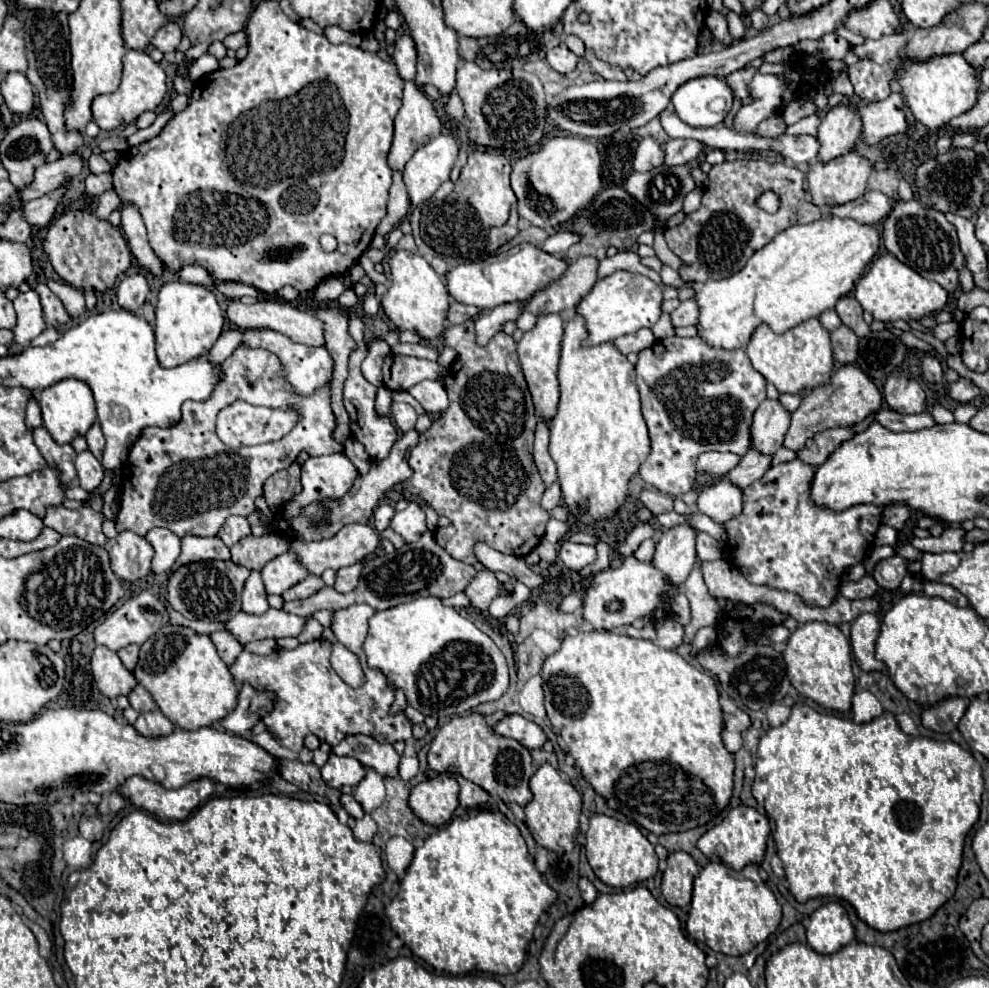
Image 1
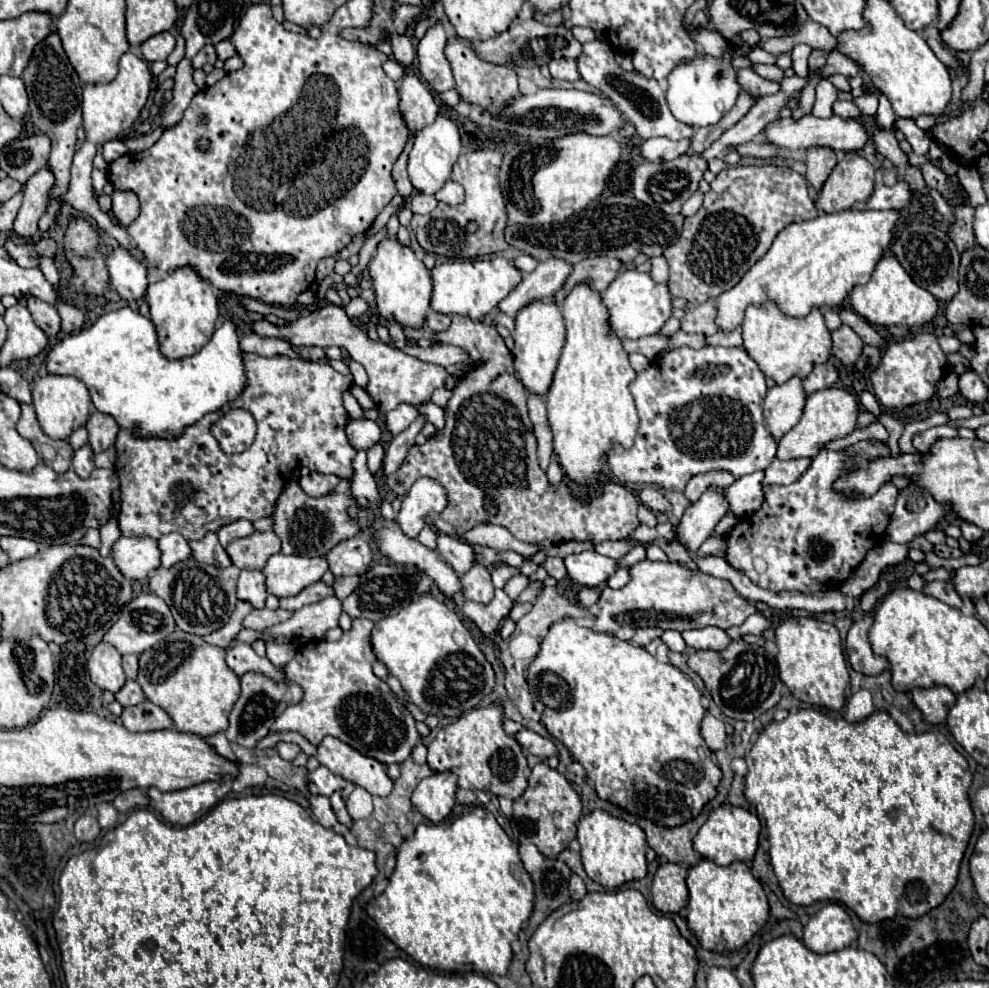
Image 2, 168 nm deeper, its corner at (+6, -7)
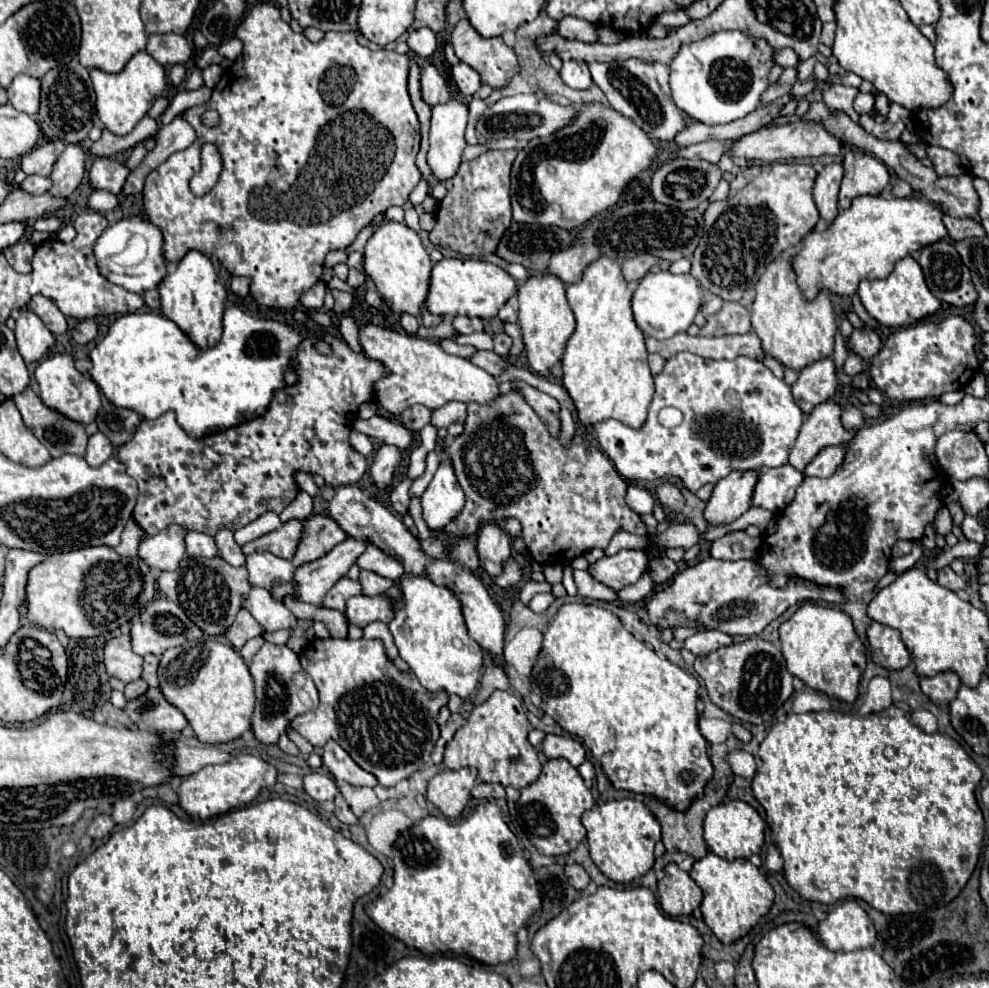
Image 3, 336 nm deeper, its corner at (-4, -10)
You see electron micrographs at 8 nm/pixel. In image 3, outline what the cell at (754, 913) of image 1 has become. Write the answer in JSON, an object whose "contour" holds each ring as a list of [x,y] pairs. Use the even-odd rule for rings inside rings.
{"contour":[[[708,852],[704,858],[694,862],[690,870],[690,878],[704,892],[704,900],[700,904],[702,918],[722,944],[732,944],[738,938],[742,938],[754,924],[758,924],[758,920],[764,914],[768,914],[774,900],[772,886],[760,874],[760,870],[746,858],[728,862],[726,858]]]}

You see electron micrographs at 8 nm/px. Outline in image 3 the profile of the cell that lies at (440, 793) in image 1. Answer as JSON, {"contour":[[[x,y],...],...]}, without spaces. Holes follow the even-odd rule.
{"contour":[[[470,768],[442,770],[428,782],[428,800],[442,810],[444,816],[456,818],[470,800],[470,790],[478,780],[478,772]]]}

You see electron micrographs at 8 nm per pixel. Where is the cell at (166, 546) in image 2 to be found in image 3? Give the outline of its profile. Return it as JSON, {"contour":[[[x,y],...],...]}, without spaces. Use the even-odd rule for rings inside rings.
{"contour":[[[188,532],[186,534],[186,552],[188,556],[204,556],[204,558],[214,558],[218,554],[216,542],[212,536],[202,534],[202,532]]]}

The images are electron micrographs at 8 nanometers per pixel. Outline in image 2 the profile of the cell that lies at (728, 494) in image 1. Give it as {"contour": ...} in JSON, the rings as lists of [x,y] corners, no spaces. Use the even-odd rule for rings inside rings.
{"contour":[[[764,471],[742,475],[724,491],[730,515],[746,519],[748,515],[760,509],[762,499],[764,499],[762,497],[762,477],[764,477]]]}

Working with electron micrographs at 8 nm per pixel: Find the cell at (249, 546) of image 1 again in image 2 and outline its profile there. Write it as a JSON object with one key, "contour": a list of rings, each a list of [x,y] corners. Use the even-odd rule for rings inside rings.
{"contour":[[[254,531],[250,537],[242,537],[232,541],[226,547],[226,553],[230,555],[232,563],[240,569],[264,569],[270,555],[280,551],[280,539],[274,531]]]}

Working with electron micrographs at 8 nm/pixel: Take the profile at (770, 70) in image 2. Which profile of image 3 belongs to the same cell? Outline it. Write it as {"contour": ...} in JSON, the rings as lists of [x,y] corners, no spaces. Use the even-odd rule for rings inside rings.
{"contour":[[[798,80],[798,82],[794,84],[794,88],[792,88],[792,94],[794,94],[796,98],[804,98],[804,96],[810,98],[810,96],[814,94],[814,86],[816,86],[814,82],[800,82],[800,80]]]}

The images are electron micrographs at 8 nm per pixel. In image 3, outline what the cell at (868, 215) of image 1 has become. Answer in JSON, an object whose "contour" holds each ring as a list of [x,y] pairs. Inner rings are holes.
{"contour":[[[928,146],[928,158],[932,160],[932,166],[940,176],[964,174],[960,158],[950,150],[944,150],[944,148],[938,148],[938,146]]]}

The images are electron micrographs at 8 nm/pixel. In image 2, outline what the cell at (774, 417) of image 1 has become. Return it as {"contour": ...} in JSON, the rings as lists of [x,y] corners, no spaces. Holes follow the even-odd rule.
{"contour":[[[798,377],[768,389],[764,399],[764,425],[776,441],[780,441],[782,435],[800,421],[804,401],[806,395],[802,391],[802,379]]]}

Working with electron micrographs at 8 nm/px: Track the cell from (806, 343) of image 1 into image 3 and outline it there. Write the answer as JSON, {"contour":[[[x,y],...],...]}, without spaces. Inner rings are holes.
{"contour":[[[780,254],[756,284],[756,298],[752,304],[752,330],[762,340],[762,348],[768,356],[792,370],[802,370],[808,364],[828,358],[834,352],[834,336],[838,332],[836,314],[832,302],[824,290],[814,300],[804,298],[796,284],[792,268],[792,256]]]}

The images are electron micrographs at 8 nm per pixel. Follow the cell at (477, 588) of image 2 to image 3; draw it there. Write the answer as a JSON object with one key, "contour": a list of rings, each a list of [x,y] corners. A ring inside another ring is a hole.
{"contour":[[[482,524],[476,534],[478,554],[482,568],[488,572],[488,576],[496,578],[502,572],[504,560],[512,554],[512,538],[496,524]]]}

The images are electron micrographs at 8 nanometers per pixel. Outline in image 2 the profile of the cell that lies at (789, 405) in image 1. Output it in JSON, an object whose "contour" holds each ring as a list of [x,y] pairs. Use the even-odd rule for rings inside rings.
{"contour":[[[824,363],[824,365],[816,365],[814,371],[804,379],[804,393],[810,395],[814,391],[832,387],[838,379],[838,371],[834,369],[832,363]]]}

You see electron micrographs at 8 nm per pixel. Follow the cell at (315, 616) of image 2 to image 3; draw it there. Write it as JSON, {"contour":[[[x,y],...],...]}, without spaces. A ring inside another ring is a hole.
{"contour":[[[392,586],[390,590],[378,594],[378,596],[354,596],[348,600],[346,604],[346,616],[348,616],[348,622],[354,624],[354,626],[360,626],[364,628],[366,624],[370,622],[390,622],[396,612],[394,612],[394,604],[402,600],[402,594],[396,586]]]}

